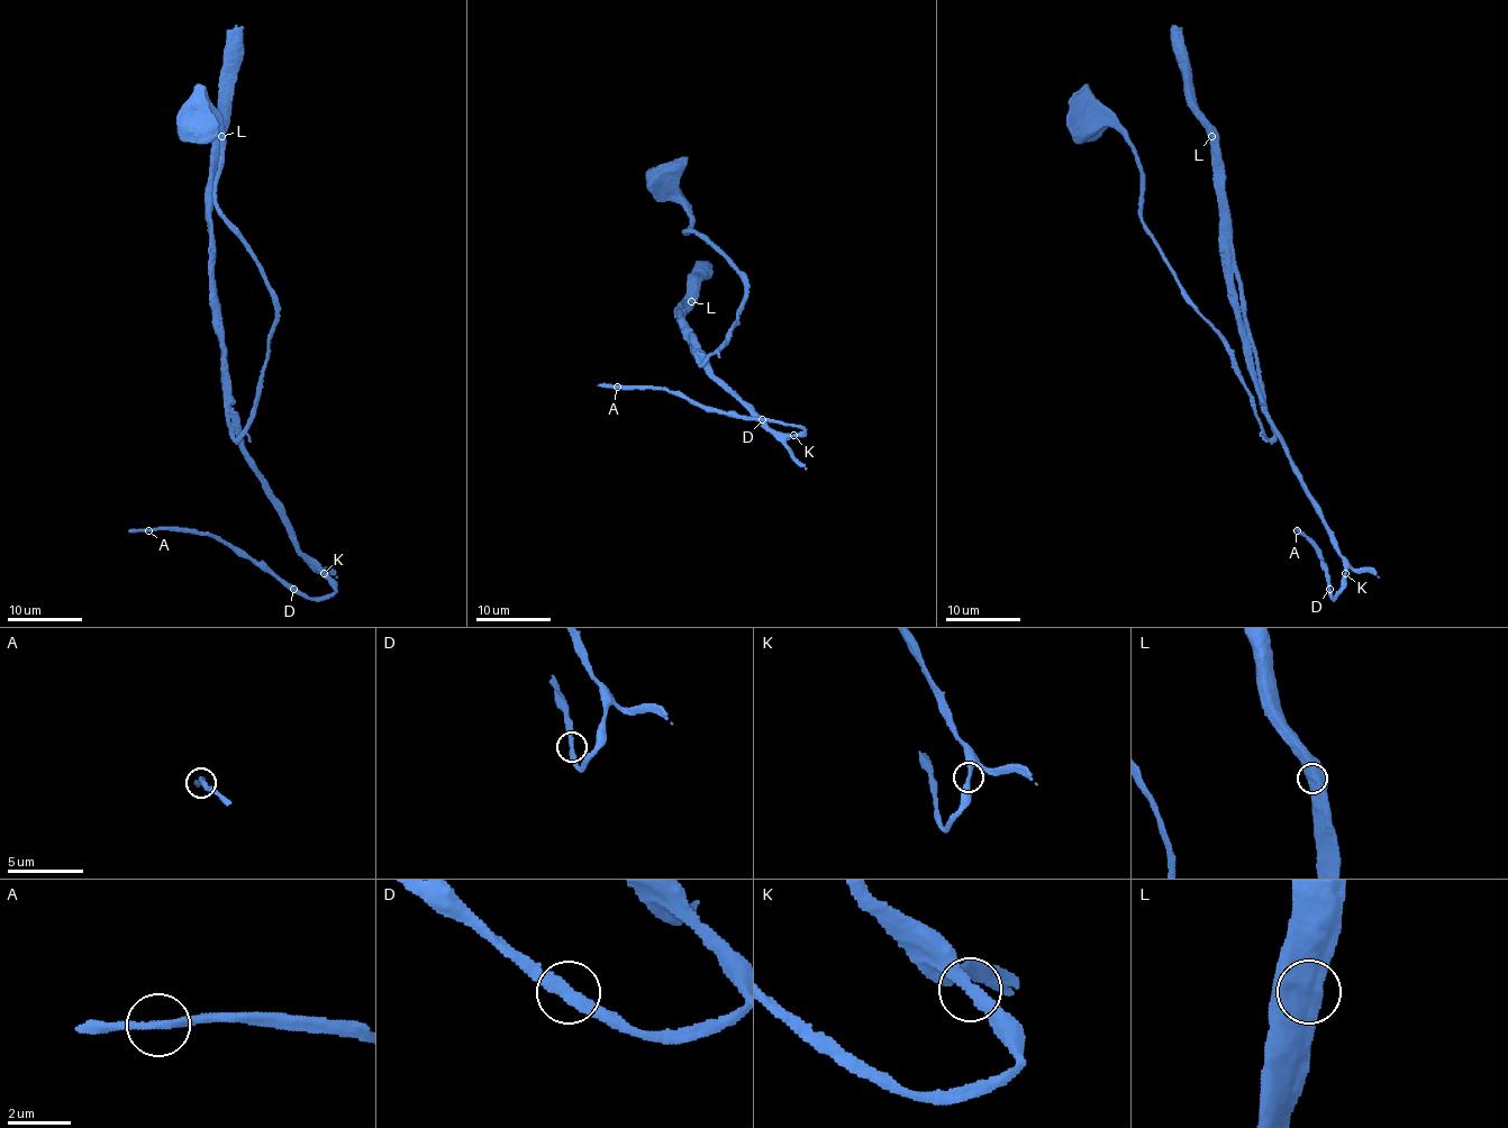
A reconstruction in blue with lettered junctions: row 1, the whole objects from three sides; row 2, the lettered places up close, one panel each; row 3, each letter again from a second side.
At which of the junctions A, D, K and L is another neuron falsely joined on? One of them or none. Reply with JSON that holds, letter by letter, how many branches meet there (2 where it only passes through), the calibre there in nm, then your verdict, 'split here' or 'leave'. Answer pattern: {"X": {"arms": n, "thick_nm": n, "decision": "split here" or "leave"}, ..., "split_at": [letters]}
{"A": {"arms": 2, "thick_nm": 280, "decision": "leave"}, "D": {"arms": 2, "thick_nm": 320, "decision": "leave"}, "K": {"arms": 2, "thick_nm": 320, "decision": "leave"}, "L": {"arms": 1, "thick_nm": 950, "decision": "leave"}, "split_at": []}

